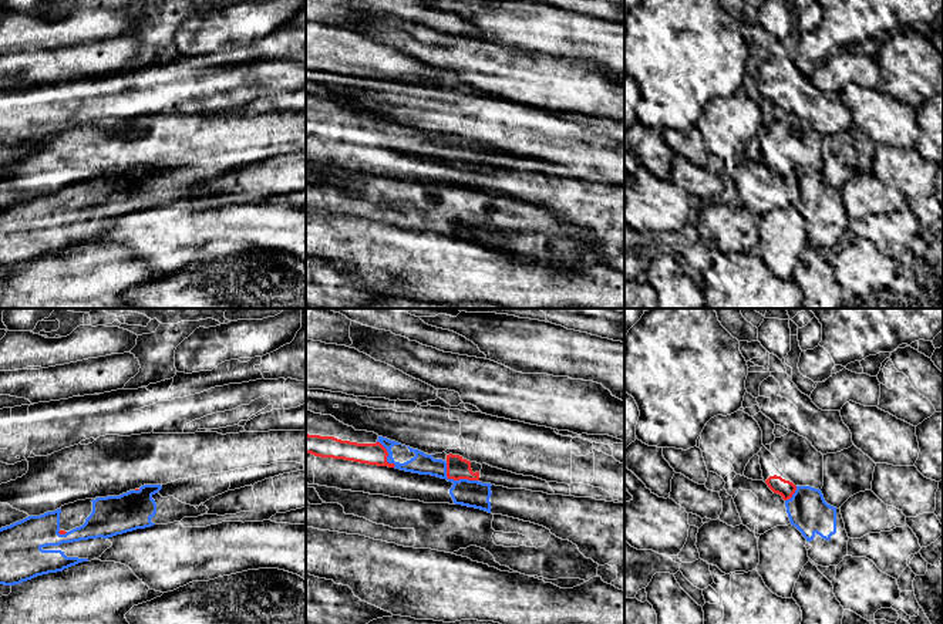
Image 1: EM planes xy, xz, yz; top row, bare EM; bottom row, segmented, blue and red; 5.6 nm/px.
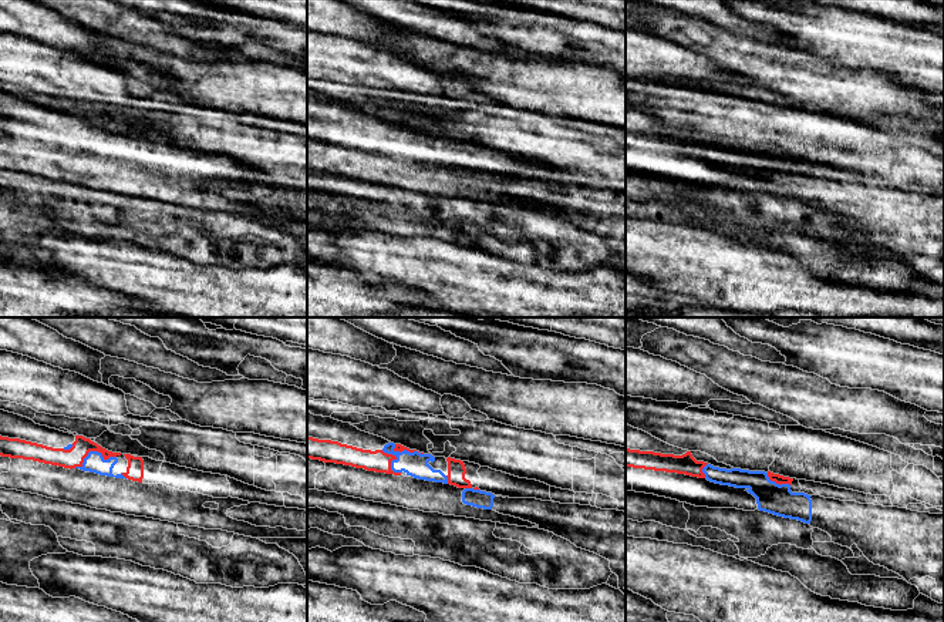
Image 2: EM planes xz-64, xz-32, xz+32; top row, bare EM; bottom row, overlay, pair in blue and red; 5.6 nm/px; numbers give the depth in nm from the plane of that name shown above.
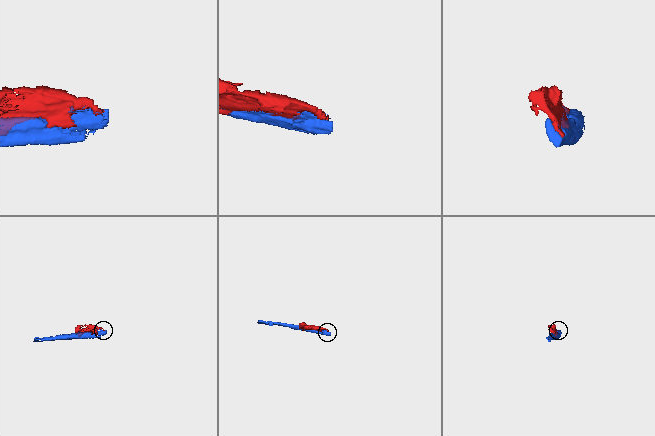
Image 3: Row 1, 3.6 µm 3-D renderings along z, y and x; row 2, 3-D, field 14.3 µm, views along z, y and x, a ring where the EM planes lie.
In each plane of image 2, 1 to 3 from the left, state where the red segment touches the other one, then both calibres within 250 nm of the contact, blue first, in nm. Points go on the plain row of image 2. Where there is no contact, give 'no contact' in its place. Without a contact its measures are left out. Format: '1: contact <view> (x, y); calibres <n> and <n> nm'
1: contact xz-64 (93, 133); calibres 110 and 110 nm
2: contact xz-32 (393, 141); calibres 140 and 120 nm
3: contact xz+32 (775, 164); calibres 170 and 50 nm

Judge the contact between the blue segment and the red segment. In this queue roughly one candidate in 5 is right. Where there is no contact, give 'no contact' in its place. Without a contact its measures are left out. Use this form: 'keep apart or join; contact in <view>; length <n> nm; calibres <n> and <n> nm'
keep apart; contact in xz; length 220 nm; calibres 160 and 130 nm

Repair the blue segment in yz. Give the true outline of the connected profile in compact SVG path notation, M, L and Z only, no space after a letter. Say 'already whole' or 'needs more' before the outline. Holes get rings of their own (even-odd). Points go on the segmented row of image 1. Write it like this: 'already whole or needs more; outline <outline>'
needs more; outline M797 486L791 499L785 500L787 513L792 526L795 526L806 542L812 546L808 557L818 566L838 566L848 554L848 533L841 515L841 509L828 505L819 489L811 486Z

